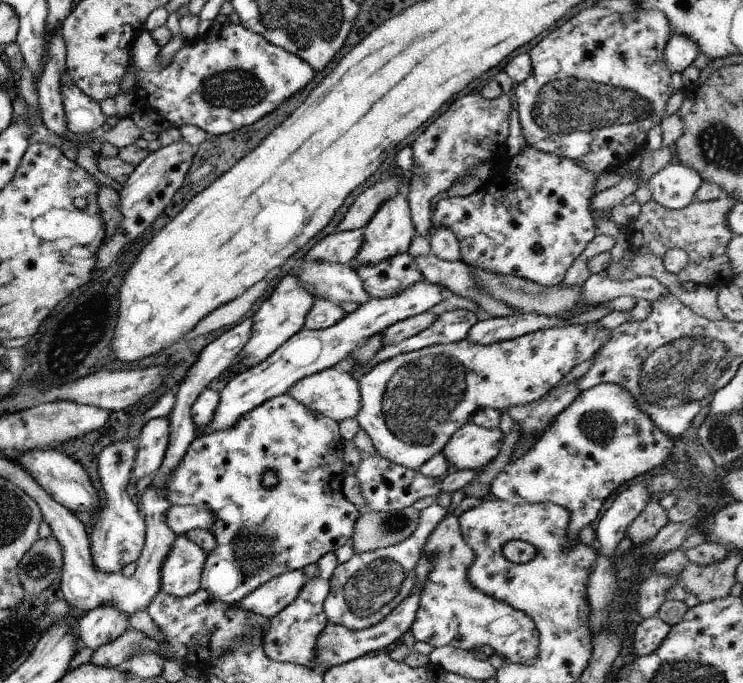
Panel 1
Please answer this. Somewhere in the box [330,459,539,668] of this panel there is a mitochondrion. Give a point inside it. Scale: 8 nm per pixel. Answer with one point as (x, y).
(366, 592)

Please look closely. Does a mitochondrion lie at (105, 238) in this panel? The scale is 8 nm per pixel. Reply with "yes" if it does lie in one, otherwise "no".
no

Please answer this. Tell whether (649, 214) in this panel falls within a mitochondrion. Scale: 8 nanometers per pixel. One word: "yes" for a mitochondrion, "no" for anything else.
no

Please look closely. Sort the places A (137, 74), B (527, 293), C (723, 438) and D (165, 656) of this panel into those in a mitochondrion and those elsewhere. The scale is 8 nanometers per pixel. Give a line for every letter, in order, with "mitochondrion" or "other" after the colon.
A: other
B: mitochondrion
C: mitochondrion
D: other

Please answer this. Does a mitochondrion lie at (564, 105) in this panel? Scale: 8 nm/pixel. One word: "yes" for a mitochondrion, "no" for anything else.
yes

